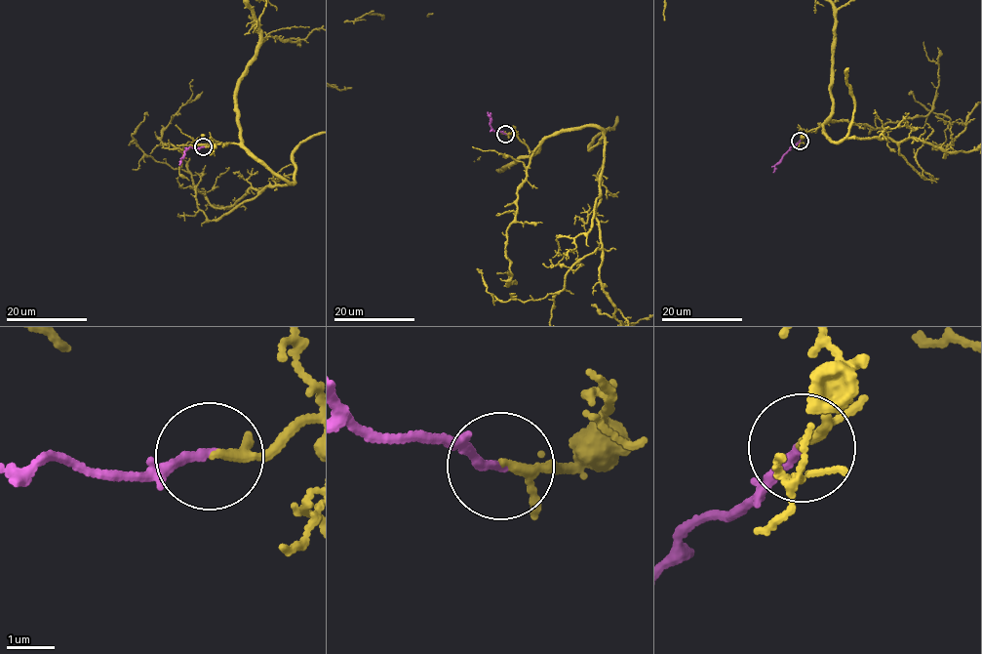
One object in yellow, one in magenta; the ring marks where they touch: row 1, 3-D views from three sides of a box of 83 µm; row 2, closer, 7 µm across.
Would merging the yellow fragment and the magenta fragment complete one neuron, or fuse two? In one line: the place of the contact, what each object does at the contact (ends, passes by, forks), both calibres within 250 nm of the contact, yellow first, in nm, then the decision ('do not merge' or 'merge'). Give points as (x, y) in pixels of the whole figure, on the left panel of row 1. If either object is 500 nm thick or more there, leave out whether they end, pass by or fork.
(203, 146) | yellow passes by | magenta ends | 110/170 nm | merge

